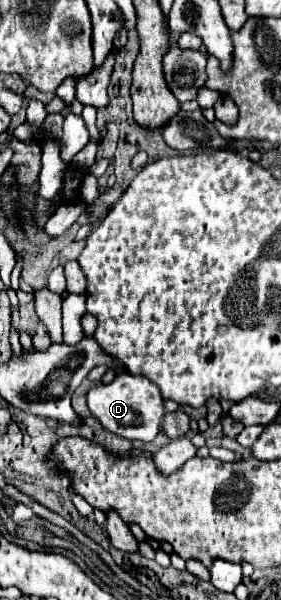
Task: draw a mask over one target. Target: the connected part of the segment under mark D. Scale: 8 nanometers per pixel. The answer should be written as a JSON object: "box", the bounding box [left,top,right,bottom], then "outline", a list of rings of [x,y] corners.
{"box":[87,372,165,442],"outline":[[[125,372],[117,374],[117,378],[111,384],[95,384],[87,394],[87,406],[103,428],[127,440],[141,442],[151,442],[161,432],[161,422],[165,416],[159,386],[147,380],[145,376],[133,376]]]}

